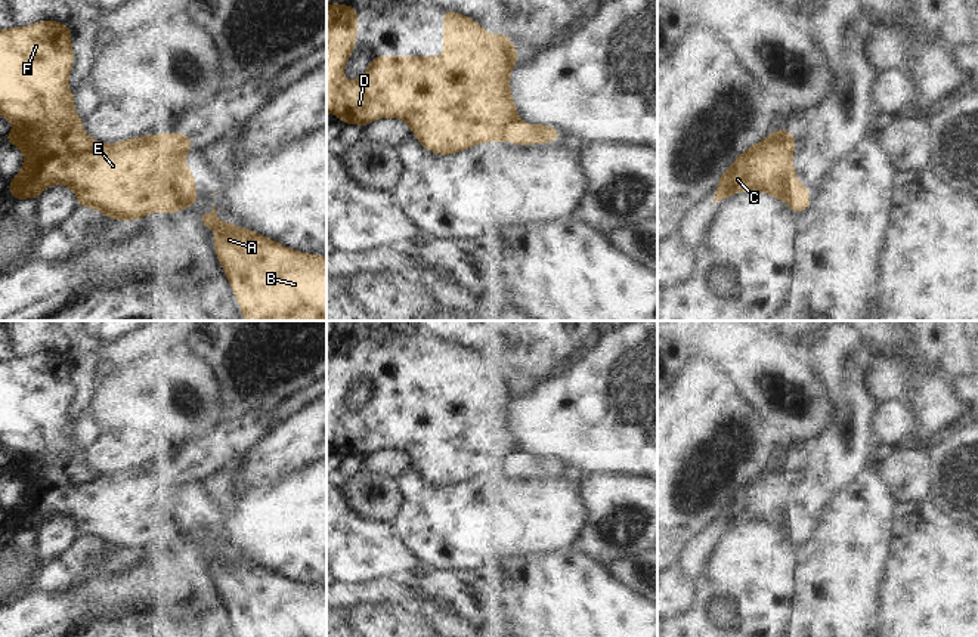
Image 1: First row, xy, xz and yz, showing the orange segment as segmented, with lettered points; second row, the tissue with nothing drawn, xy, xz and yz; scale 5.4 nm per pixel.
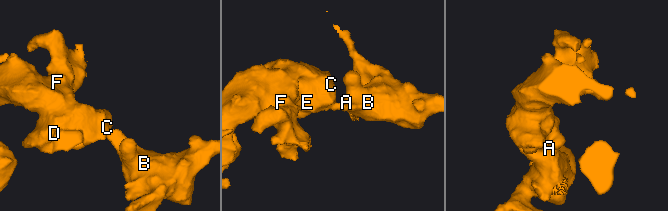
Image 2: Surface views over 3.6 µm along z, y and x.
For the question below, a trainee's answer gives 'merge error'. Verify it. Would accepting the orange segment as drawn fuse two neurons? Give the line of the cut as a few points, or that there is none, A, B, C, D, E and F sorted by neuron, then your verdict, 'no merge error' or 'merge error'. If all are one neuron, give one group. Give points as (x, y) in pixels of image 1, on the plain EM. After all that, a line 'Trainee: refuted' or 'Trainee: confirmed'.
xy (194, 516), (183, 525), (180, 538) | A B / C D E F | merge error
Trainee: confirmed

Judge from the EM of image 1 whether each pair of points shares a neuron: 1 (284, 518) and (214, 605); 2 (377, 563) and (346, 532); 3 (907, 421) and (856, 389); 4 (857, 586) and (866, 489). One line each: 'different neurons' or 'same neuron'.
1: same neuron
2: same neuron
3: different neurons
4: same neuron

